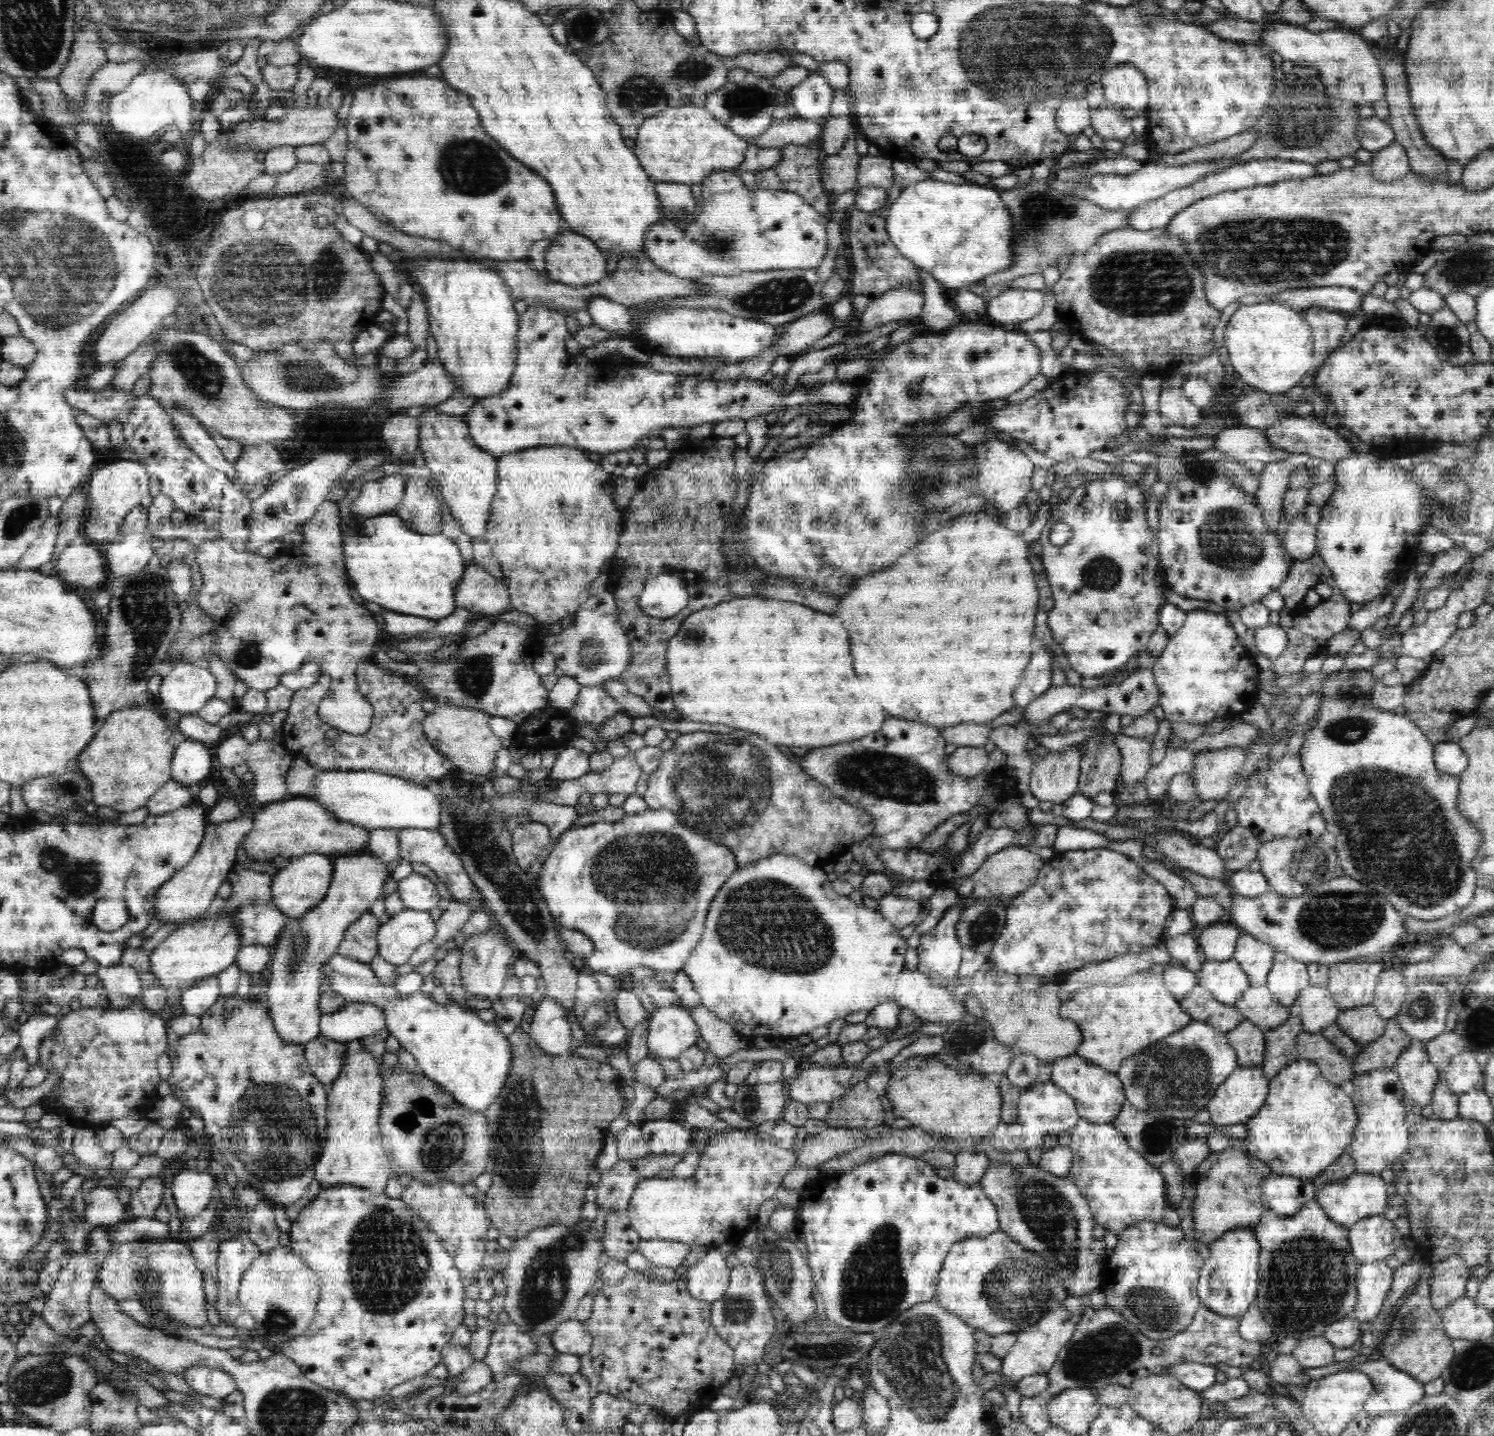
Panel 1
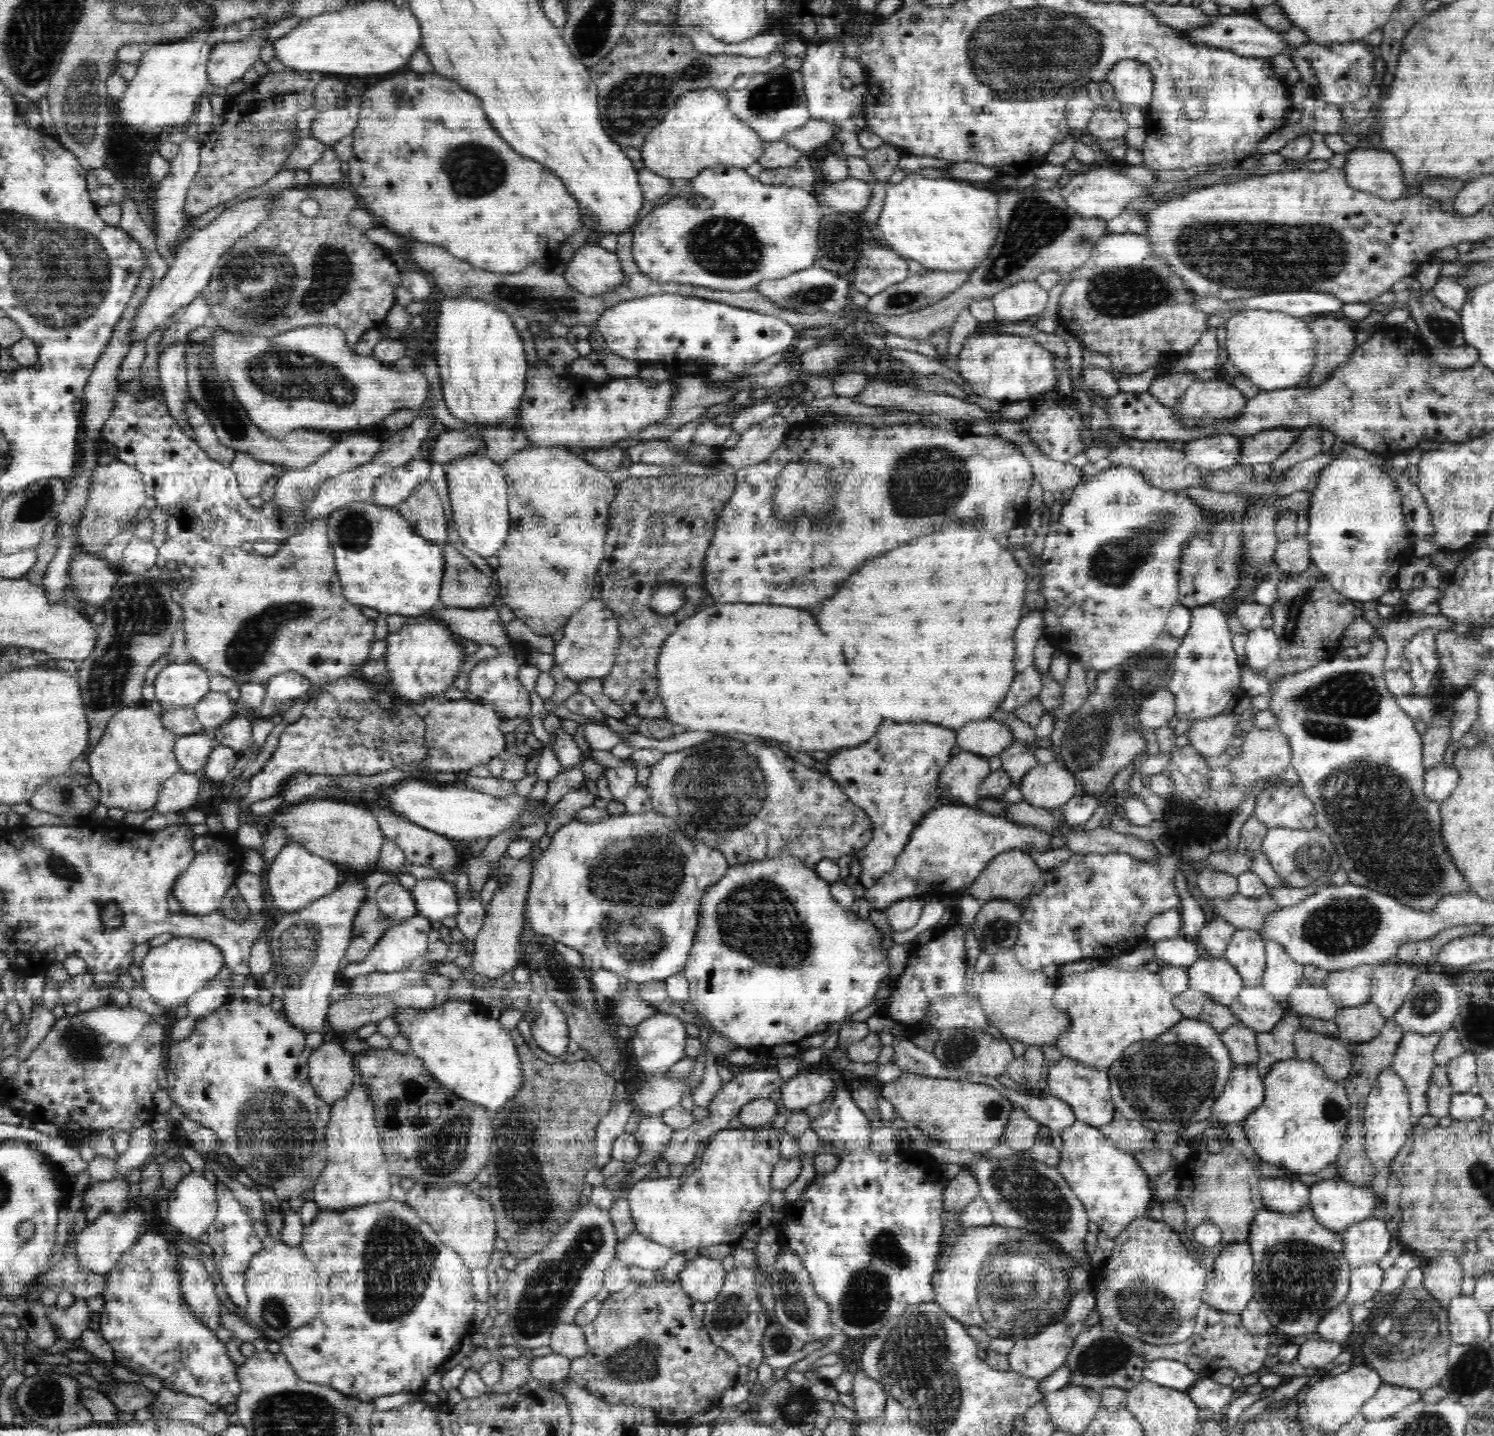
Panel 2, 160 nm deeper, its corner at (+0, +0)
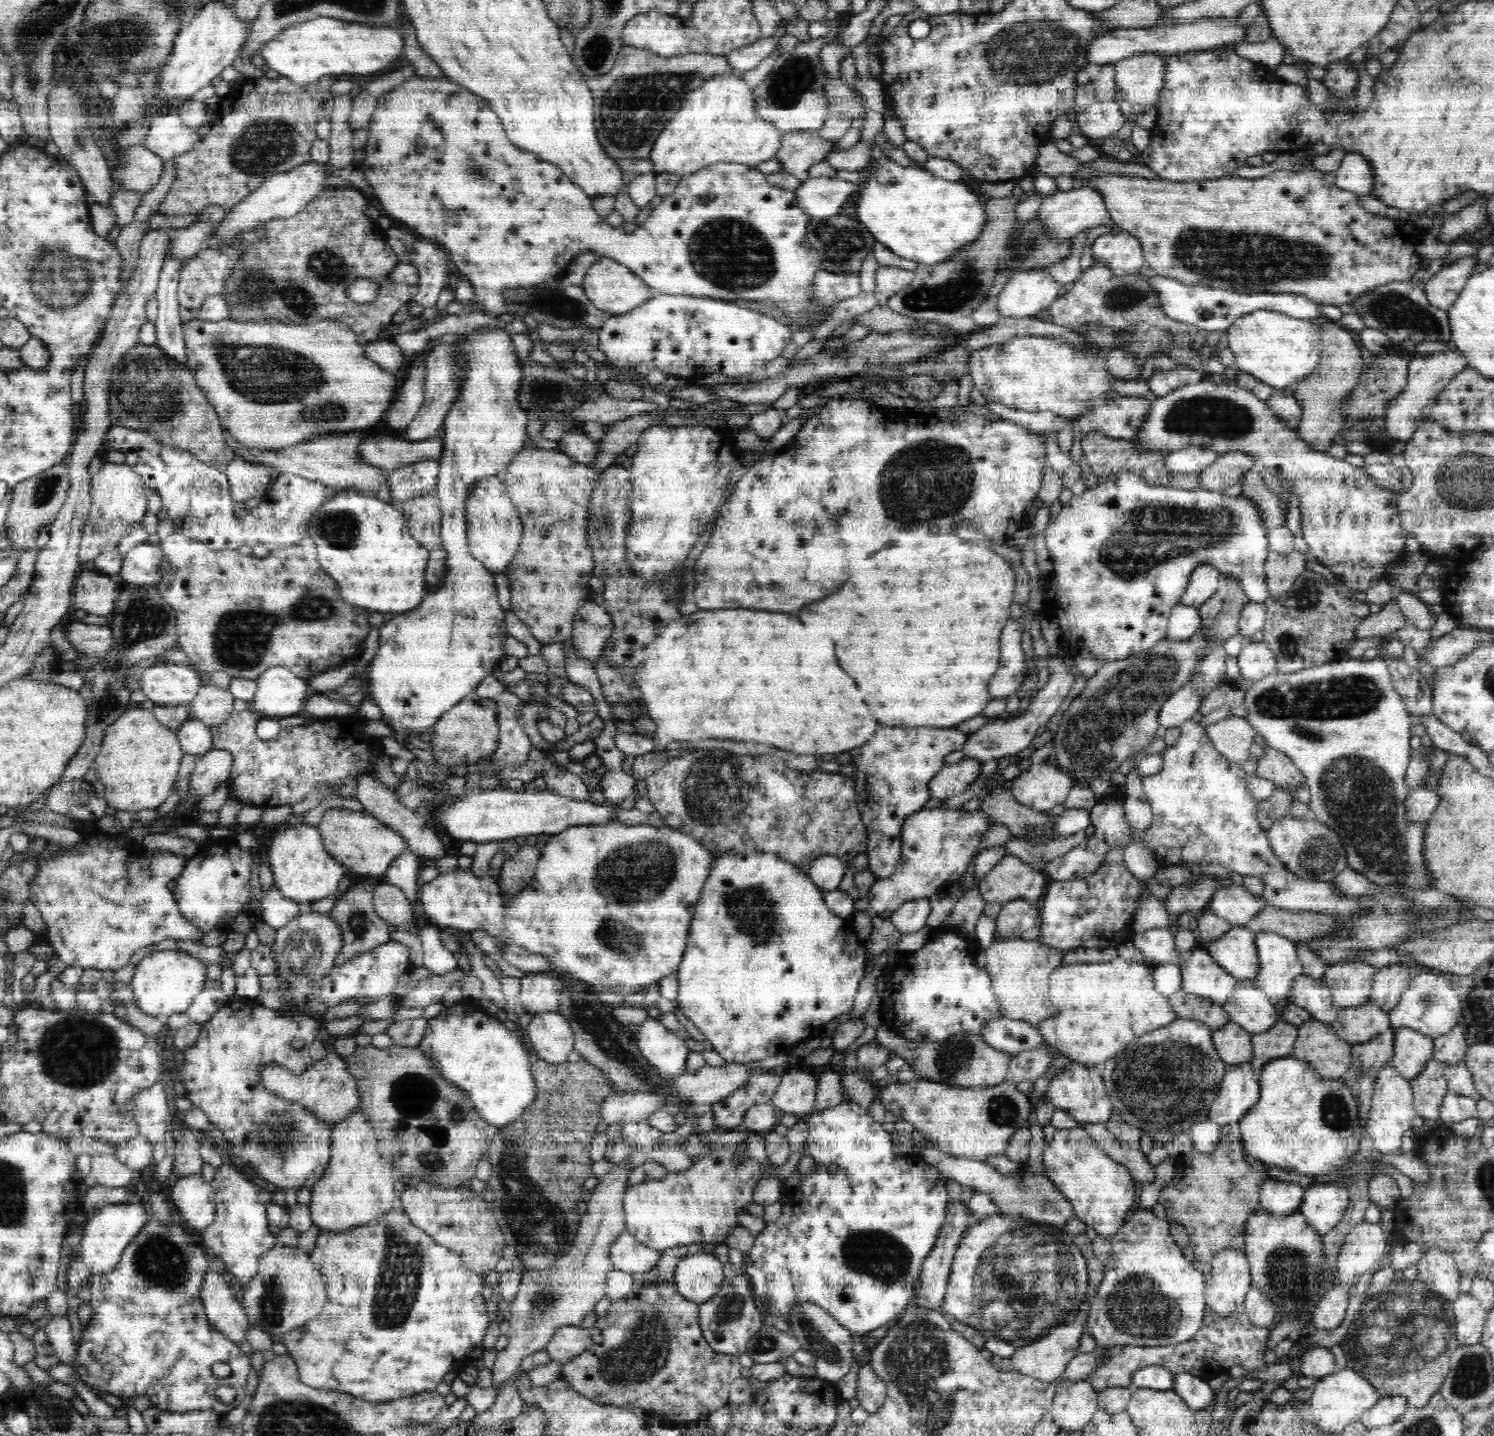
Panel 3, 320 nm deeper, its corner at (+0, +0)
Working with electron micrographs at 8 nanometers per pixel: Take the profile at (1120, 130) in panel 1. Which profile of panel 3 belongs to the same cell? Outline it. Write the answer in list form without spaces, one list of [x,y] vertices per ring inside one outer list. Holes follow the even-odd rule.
[[[1115,100],[1093,102],[1075,112],[1074,122],[1086,138],[1104,139],[1117,133],[1127,120]]]

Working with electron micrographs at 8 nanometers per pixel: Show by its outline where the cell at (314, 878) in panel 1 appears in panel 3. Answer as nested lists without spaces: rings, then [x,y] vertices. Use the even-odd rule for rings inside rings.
[[[302,823],[284,828],[275,834],[269,848],[269,860],[274,885],[284,897],[306,907],[321,898],[331,897],[338,892],[340,880],[344,878],[345,866],[338,862],[322,846],[318,828]]]

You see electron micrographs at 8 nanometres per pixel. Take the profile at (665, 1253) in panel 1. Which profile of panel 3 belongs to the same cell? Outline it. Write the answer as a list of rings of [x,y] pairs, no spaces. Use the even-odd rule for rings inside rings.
[[[627,1230],[622,1232],[617,1240],[614,1240],[609,1251],[613,1268],[630,1274],[652,1270],[661,1257],[660,1250],[642,1245]]]

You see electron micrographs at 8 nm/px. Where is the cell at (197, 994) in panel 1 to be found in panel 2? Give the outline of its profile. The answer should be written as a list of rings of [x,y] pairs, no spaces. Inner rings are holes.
[[[216,978],[188,1000],[189,1014],[197,1019],[205,1017],[226,1003],[229,997],[227,987]]]

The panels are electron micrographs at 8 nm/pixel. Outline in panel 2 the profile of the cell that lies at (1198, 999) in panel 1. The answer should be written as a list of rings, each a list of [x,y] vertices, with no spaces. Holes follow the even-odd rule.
[[[1187,989],[1173,998],[1173,1004],[1184,1018],[1210,1024],[1218,1033],[1239,1023],[1228,1006],[1213,1002],[1204,992]]]

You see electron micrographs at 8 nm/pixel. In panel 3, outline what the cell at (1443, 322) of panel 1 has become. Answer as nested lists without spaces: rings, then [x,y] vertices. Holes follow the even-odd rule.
[[[1412,281],[1390,282],[1376,286],[1370,293],[1361,294],[1352,304],[1357,307],[1357,315],[1362,319],[1364,326],[1384,332],[1391,343],[1402,342],[1409,338],[1432,340],[1432,342],[1438,340],[1453,346],[1447,311],[1432,306],[1428,302],[1425,291]]]

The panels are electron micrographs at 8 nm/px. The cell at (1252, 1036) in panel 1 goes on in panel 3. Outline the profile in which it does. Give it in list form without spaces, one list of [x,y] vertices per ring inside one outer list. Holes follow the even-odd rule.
[[[1231,1021],[1223,1028],[1213,1030],[1213,1032],[1213,1045],[1222,1062],[1231,1066],[1249,1063],[1252,1060],[1252,1033]]]

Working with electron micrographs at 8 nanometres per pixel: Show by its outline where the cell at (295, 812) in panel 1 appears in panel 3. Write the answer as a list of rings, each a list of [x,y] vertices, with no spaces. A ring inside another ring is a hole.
[[[328,810],[321,819],[318,834],[322,839],[322,846],[326,847],[326,851],[345,868],[349,868],[360,877],[375,881],[386,874],[394,858],[407,851],[406,841],[368,812]]]

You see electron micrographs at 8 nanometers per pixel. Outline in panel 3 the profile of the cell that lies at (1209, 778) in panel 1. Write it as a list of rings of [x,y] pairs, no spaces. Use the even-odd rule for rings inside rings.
[[[1269,746],[1265,752],[1264,757],[1256,760],[1258,777],[1275,782],[1280,789],[1296,790],[1304,786],[1306,777],[1284,752]]]

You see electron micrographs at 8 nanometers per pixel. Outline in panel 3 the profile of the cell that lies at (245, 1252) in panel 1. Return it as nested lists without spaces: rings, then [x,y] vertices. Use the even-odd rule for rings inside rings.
[[[228,1162],[217,1170],[211,1184],[215,1192],[216,1212],[213,1223],[201,1232],[204,1236],[204,1249],[214,1256],[220,1256],[228,1270],[242,1284],[248,1284],[258,1274],[260,1256],[277,1246],[277,1238],[268,1229],[270,1222],[266,1214],[266,1204],[258,1199],[260,1187],[248,1182]]]

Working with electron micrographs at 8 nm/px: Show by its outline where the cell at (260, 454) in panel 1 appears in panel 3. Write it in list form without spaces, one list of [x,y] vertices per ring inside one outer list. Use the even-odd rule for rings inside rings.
[[[236,456],[225,471],[234,502],[245,502],[268,493],[277,474],[273,467],[250,463]]]

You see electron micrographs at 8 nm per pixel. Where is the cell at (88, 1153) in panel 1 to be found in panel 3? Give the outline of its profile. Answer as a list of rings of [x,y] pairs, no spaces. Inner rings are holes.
[[[96,1153],[91,1155],[90,1175],[98,1185],[118,1188],[130,1186],[134,1171],[122,1164],[112,1153]]]

